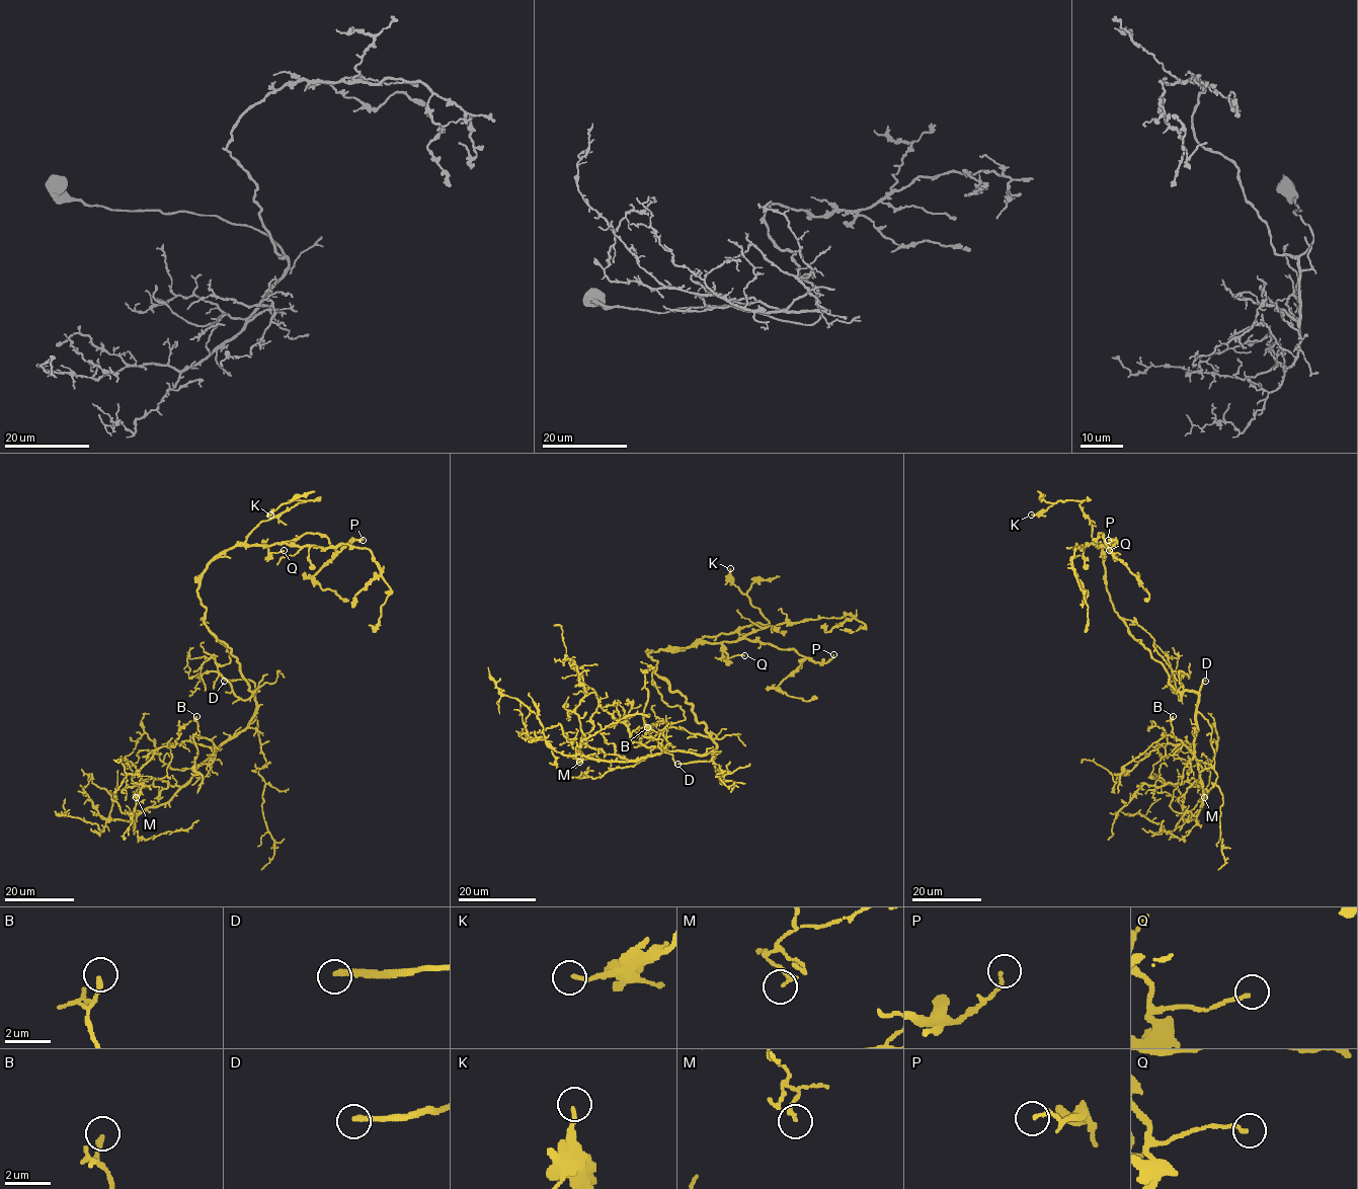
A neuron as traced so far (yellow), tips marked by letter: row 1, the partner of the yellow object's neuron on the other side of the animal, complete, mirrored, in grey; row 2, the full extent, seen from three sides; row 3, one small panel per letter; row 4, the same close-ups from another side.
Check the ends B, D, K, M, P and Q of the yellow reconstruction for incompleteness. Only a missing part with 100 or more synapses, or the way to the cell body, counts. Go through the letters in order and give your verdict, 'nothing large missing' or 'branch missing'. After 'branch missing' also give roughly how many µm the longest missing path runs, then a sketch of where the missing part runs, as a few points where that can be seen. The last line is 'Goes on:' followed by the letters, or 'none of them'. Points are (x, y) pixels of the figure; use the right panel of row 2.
B: nothing large missing
D: branch missing; missing 80 µm; course (1205, 681), (1214, 687), (1211, 695), (1205, 698), (1160, 695), (1156, 689)
K: nothing large missing
M: nothing large missing
P: nothing large missing
Q: nothing large missing
Goes on: D

